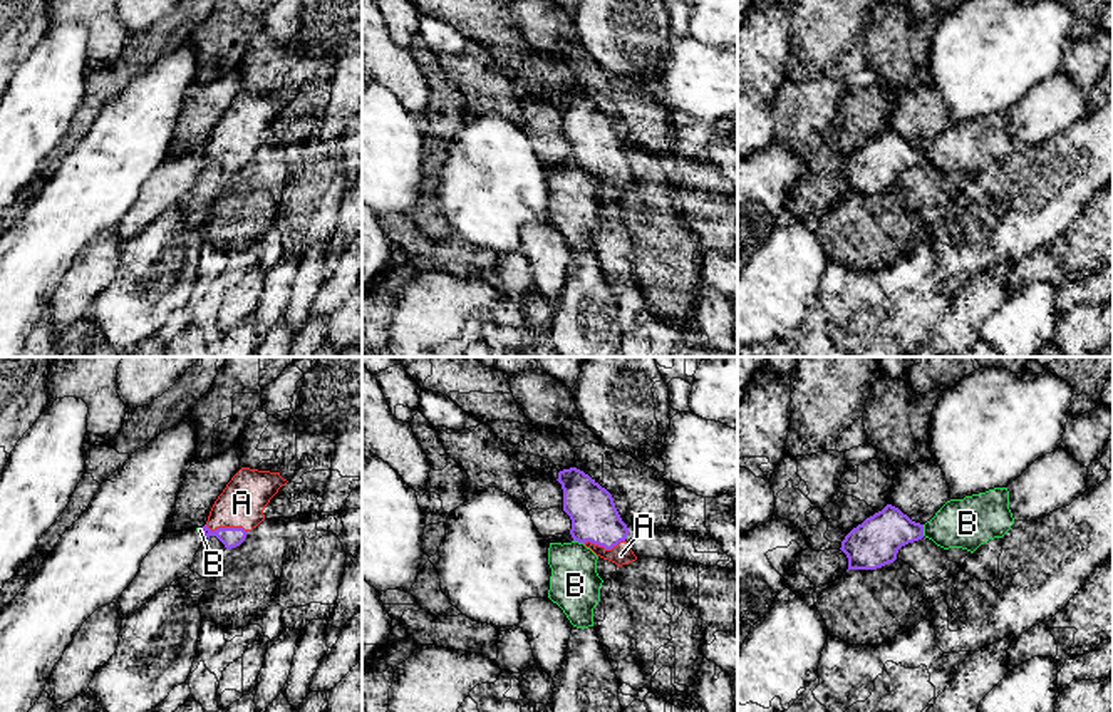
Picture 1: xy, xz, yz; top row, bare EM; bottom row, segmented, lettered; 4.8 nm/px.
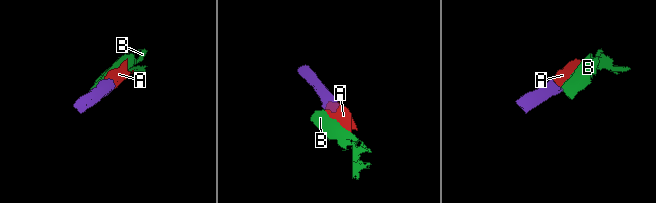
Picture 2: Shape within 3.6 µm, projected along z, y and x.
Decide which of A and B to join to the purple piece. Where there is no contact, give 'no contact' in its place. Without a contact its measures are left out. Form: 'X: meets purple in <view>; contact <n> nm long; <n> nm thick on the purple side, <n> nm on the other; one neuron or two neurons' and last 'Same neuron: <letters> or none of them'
A: meets purple in xy; contact 220 nm long; 100 nm thick on the purple side, 220 nm on the other; one neuron
B: meets purple in xz; contact 60 nm long; 220 nm thick on the purple side, 240 nm on the other; two neurons
Same neuron: A

